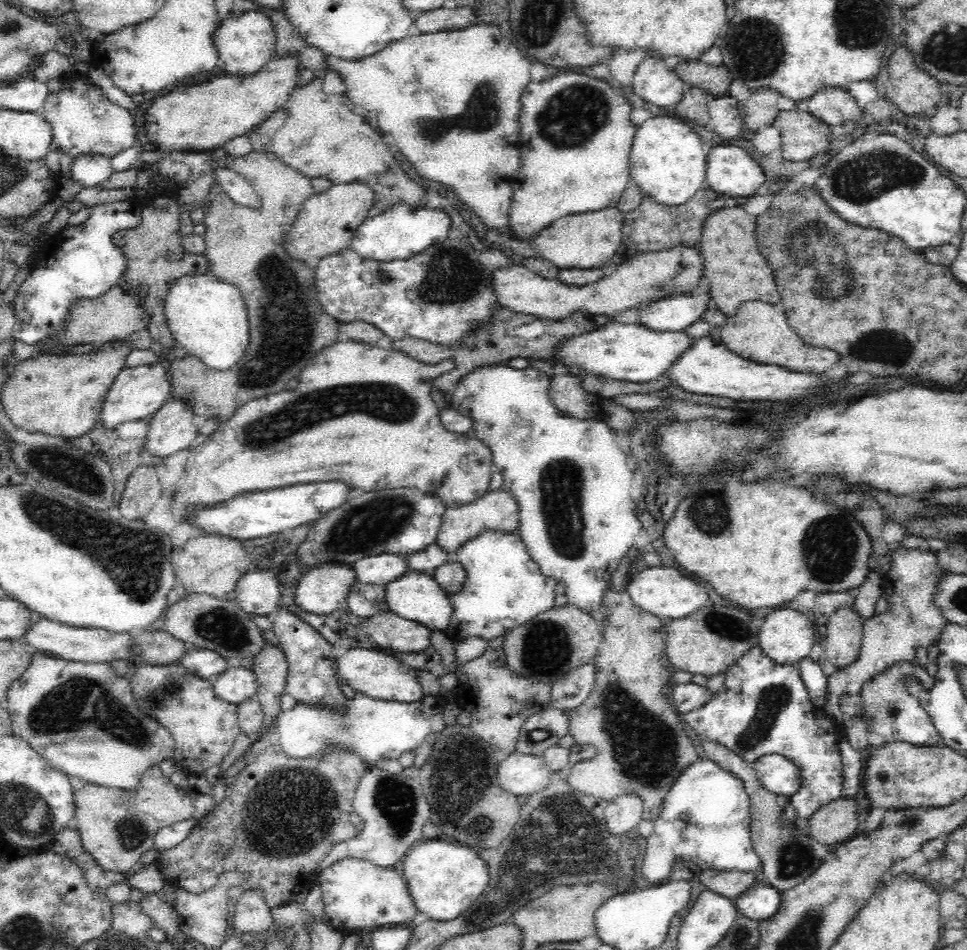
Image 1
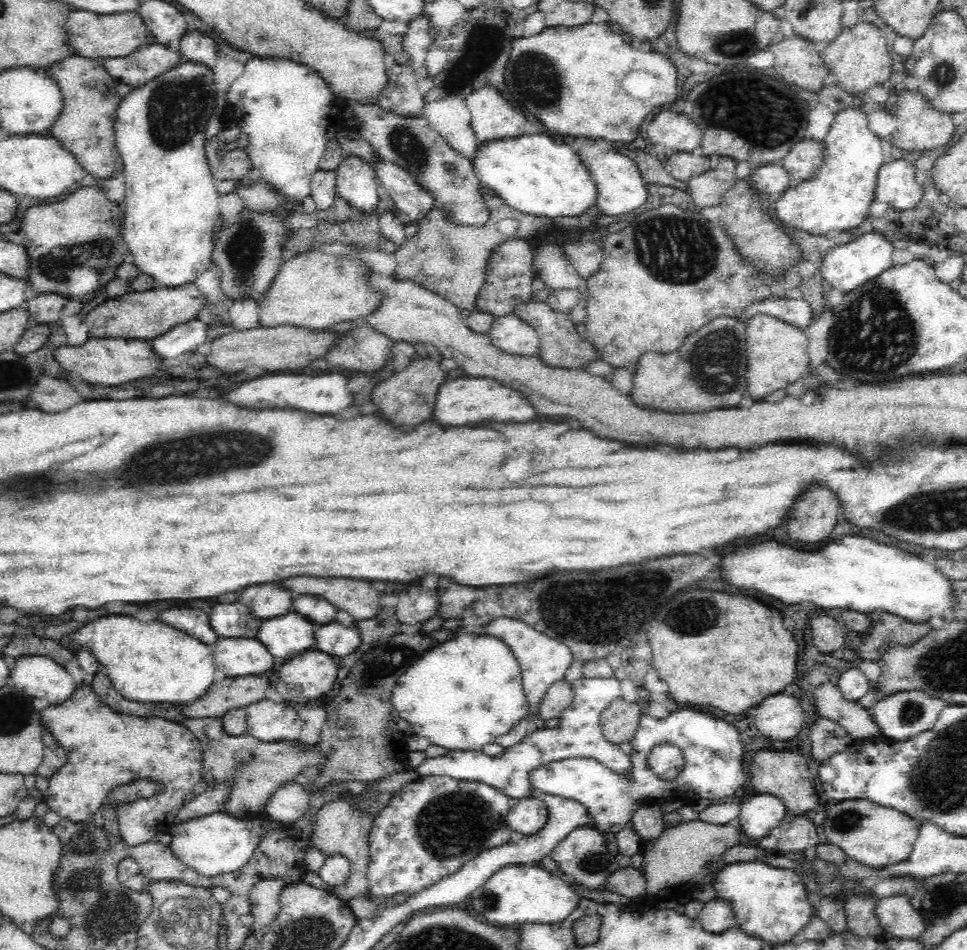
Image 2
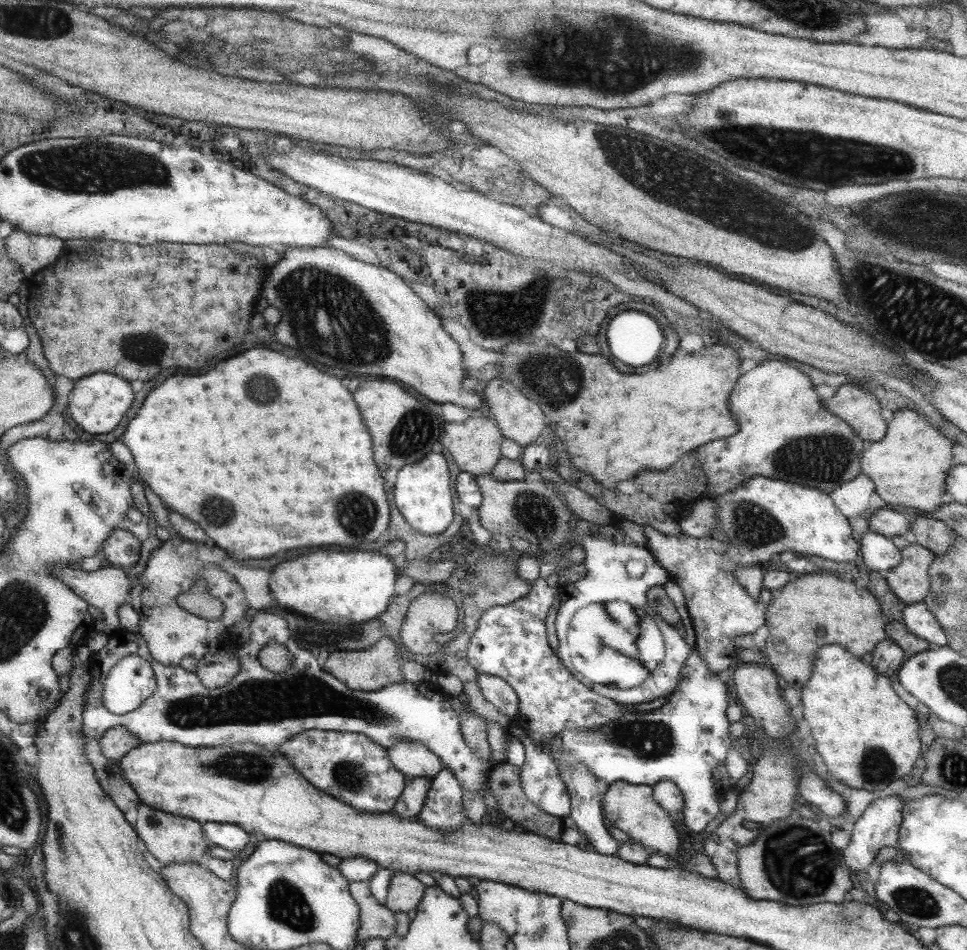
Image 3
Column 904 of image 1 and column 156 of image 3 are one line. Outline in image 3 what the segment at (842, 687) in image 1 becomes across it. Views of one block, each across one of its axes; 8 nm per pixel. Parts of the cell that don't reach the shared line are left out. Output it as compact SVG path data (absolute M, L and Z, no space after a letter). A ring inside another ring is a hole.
M179 537L169 538L161 546L152 549L144 571L140 572L135 584L130 587L128 603L139 612L139 633L144 637L154 661L175 667L185 656L199 660L205 654L216 654L226 649L226 642L231 637L229 628L245 618L247 608L243 589L233 577L219 563L199 560L195 544L183 542ZM196 578L202 578L206 591L213 597L217 596L216 599L221 602L223 612L217 620L195 616L175 602L175 596L187 592Z

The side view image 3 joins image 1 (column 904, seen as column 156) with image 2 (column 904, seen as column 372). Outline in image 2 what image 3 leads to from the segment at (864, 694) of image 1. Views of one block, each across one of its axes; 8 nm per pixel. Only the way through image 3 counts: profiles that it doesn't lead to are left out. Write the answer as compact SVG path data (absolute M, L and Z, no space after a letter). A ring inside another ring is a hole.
M919 690L894 692L880 696L874 704L872 717L879 730L893 741L905 741L922 731L932 730L940 716L945 702Z

